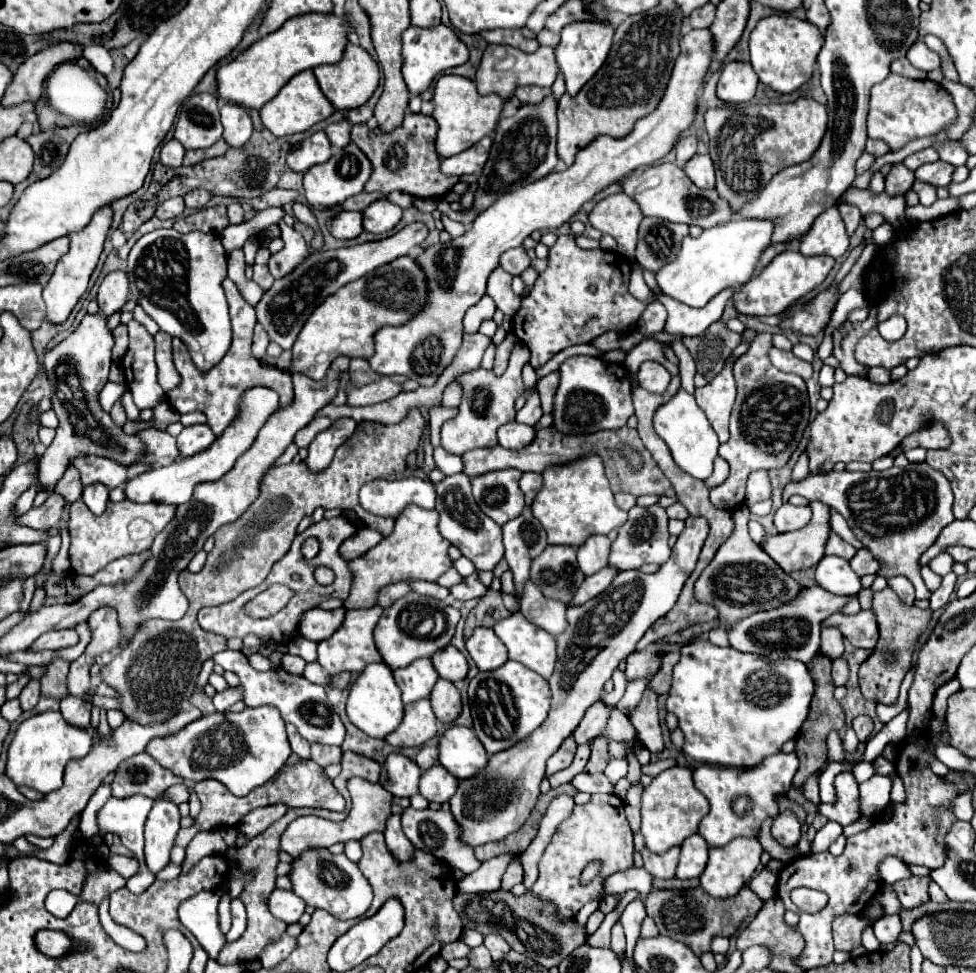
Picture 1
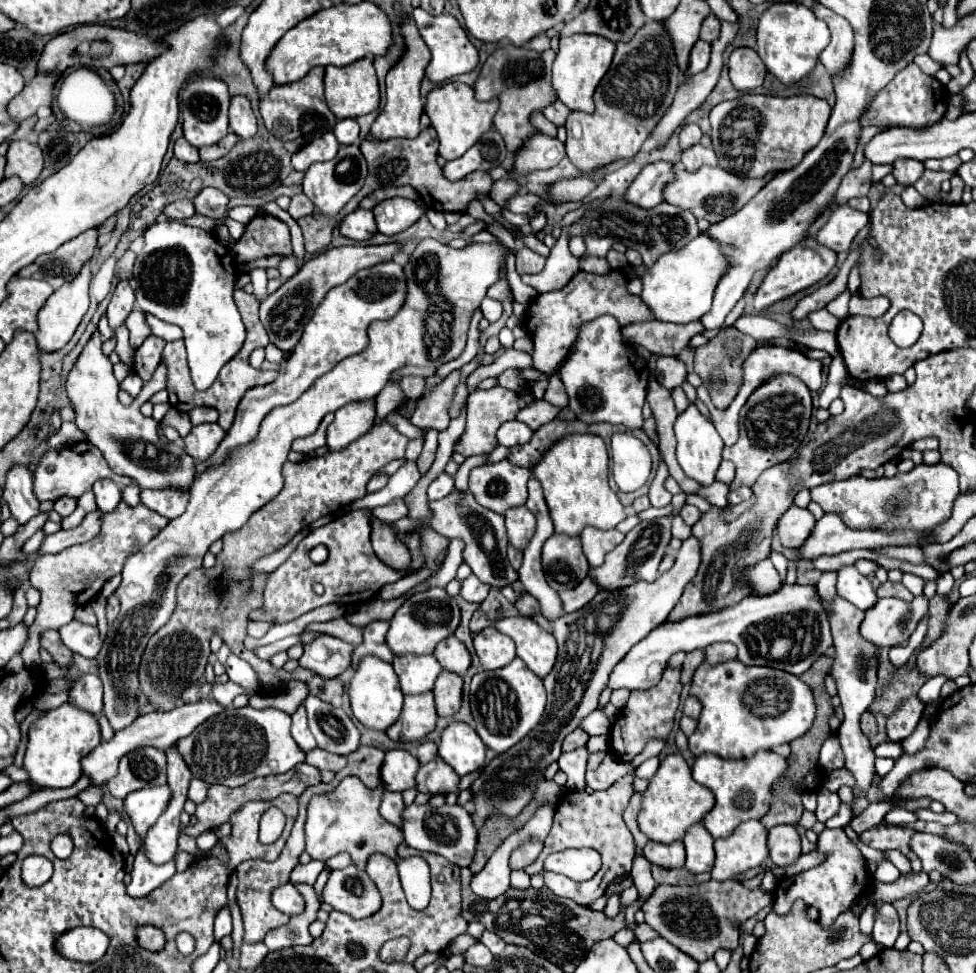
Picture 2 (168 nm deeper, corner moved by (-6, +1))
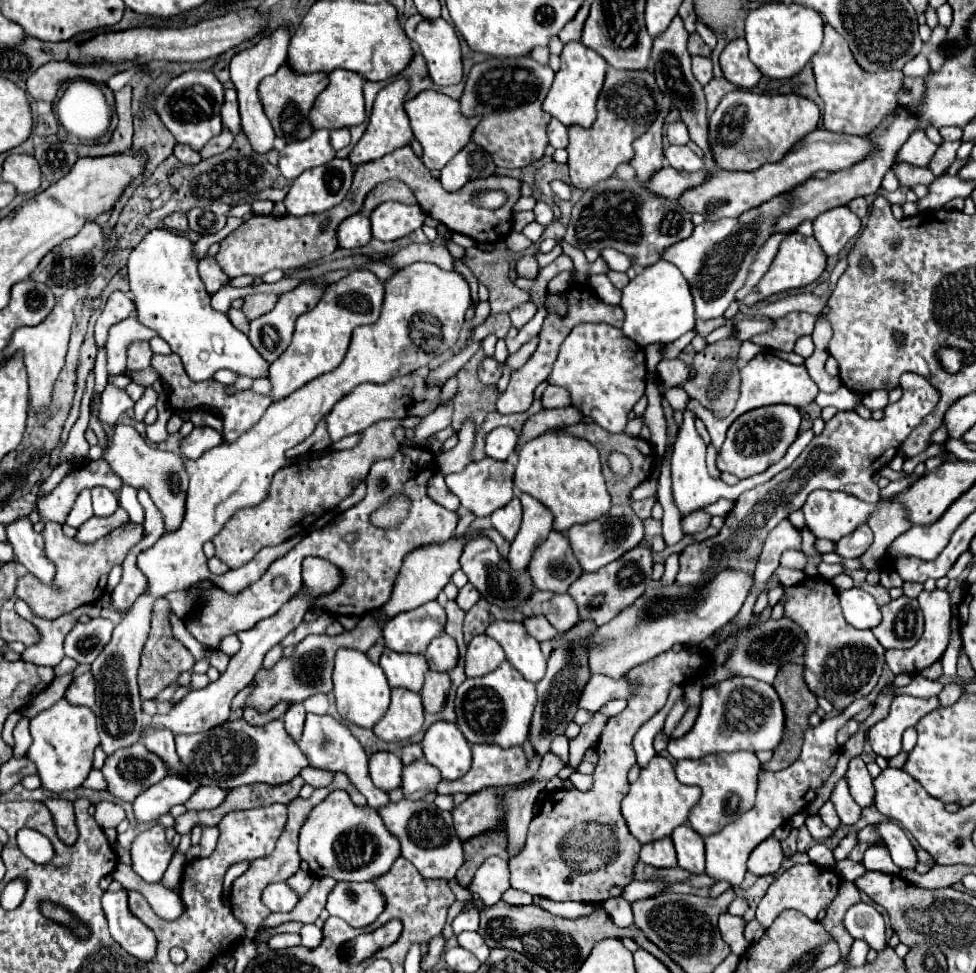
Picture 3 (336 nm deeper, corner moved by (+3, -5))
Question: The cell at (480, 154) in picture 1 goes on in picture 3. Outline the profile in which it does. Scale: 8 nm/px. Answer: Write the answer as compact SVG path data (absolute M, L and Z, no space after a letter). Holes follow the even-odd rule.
M470 141L444 169L440 183L448 191L458 191L466 181L478 177L490 177L496 171L492 155L480 145Z

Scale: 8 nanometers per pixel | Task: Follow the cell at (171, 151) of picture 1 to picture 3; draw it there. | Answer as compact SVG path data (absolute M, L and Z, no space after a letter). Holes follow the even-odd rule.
M176 145L174 147L174 157L178 161L182 161L184 165L196 165L196 163L200 163L198 151L192 151L188 145Z

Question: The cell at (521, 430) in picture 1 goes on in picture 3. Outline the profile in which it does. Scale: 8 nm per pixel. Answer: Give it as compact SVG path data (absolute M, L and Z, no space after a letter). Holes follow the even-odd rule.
M496 427L486 435L486 455L498 461L504 461L518 441L518 435L510 427Z

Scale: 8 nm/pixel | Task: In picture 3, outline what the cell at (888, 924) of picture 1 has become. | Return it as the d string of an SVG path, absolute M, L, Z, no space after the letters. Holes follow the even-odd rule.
M856 903L848 909L844 917L844 925L854 939L862 939L874 951L882 951L886 947L886 925L884 917L868 903Z

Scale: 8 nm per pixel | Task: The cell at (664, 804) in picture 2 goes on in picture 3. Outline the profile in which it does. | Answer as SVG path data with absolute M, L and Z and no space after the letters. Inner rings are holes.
M656 755L646 769L640 771L640 777L630 785L628 795L622 801L622 815L630 833L644 843L652 843L658 839L668 837L678 825L684 825L688 819L690 809L700 801L700 787L682 785L676 779L674 765L666 759Z

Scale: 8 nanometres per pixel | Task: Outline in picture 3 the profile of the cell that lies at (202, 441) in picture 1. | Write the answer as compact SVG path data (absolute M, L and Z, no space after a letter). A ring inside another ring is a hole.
M196 427L188 437L182 439L180 451L186 459L198 459L212 447L222 443L222 435L210 427Z

